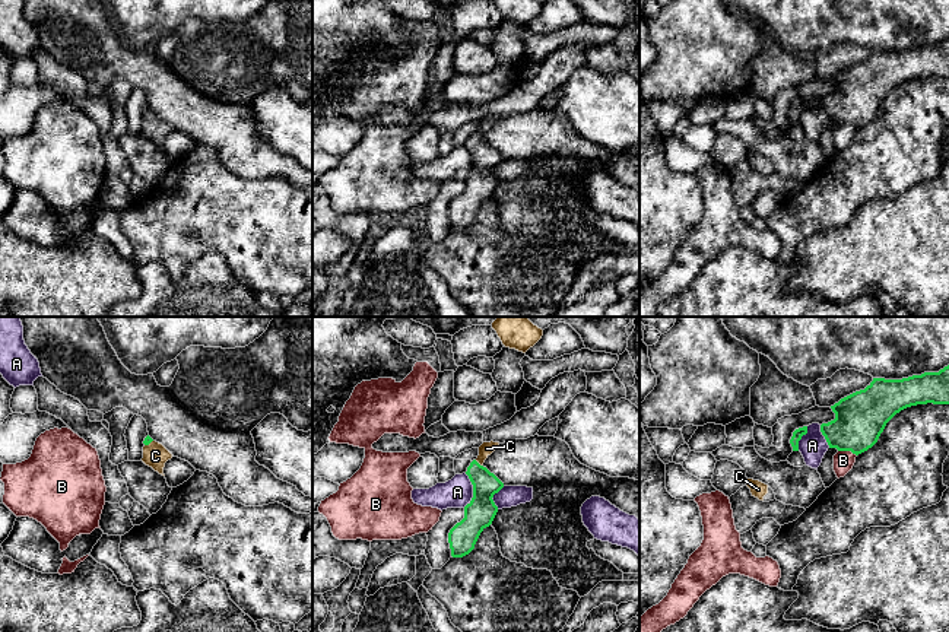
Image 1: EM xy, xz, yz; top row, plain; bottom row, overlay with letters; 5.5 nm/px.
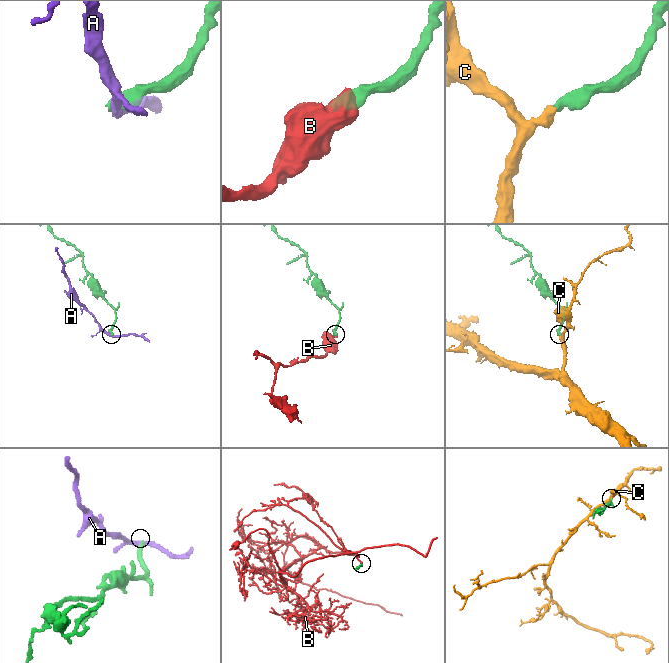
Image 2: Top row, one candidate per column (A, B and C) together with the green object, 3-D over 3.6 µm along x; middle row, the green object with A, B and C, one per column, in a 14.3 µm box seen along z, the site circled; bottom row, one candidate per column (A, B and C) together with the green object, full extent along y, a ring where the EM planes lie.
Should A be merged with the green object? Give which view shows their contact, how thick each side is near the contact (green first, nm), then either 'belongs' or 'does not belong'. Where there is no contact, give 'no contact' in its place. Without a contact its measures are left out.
contact in xz; calibres 160 and 160 nm; does not belong

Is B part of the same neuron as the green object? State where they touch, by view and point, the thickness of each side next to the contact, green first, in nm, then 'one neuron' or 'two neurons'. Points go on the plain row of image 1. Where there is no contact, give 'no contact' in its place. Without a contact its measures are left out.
meets green in yz at (847, 123); 280 nm thick on the green side, 110 nm on the other; two neurons

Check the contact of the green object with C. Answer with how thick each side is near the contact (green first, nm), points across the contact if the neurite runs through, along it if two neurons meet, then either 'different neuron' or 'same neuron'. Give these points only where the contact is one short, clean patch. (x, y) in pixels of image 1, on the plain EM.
150/80 nm | across xz (482, 181), (478, 136), (486, 121) | same neuron

